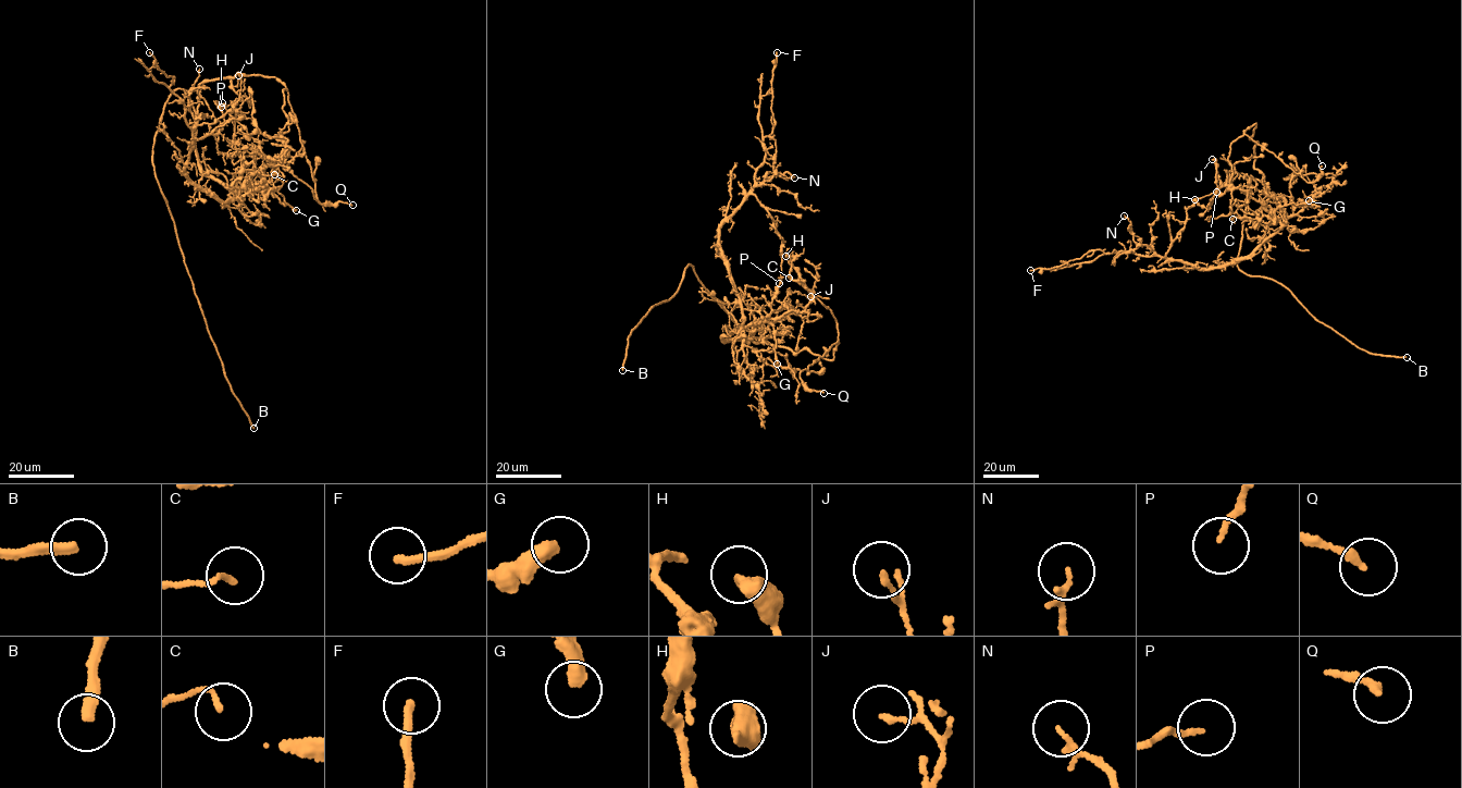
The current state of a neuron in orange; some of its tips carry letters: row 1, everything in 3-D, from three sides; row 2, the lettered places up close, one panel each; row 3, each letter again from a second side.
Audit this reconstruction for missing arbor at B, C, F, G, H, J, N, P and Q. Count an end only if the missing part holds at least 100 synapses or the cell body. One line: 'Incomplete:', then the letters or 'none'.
Incomplete: B

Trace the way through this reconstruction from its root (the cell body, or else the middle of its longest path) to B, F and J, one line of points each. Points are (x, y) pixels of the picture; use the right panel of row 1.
B: (1265, 191), (1251, 175), (1238, 268), (1276, 281), (1311, 316), (1360, 348), (1407, 357)
F: (1265, 191), (1285, 225), (1252, 254), (1226, 265), (1200, 269), (1156, 255), (1099, 249), (1030, 270)
J: (1265, 191), (1285, 223), (1279, 200), (1236, 173), (1222, 183), (1216, 161), (1212, 159)

